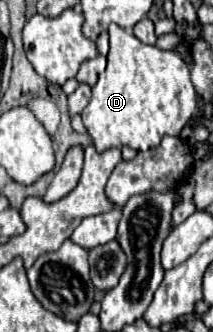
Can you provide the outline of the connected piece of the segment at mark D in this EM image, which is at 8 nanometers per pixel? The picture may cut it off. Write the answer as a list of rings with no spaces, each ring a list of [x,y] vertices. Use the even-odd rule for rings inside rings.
[[[117,24],[109,26],[109,54],[107,54],[107,68],[99,74],[97,84],[93,86],[93,98],[83,110],[83,124],[97,148],[97,152],[105,152],[109,148],[129,146],[133,150],[149,150],[155,148],[165,134],[179,136],[187,120],[197,110],[197,92],[191,84],[191,70],[187,62],[171,52],[161,50],[157,46],[143,44],[131,32],[123,30]]]

